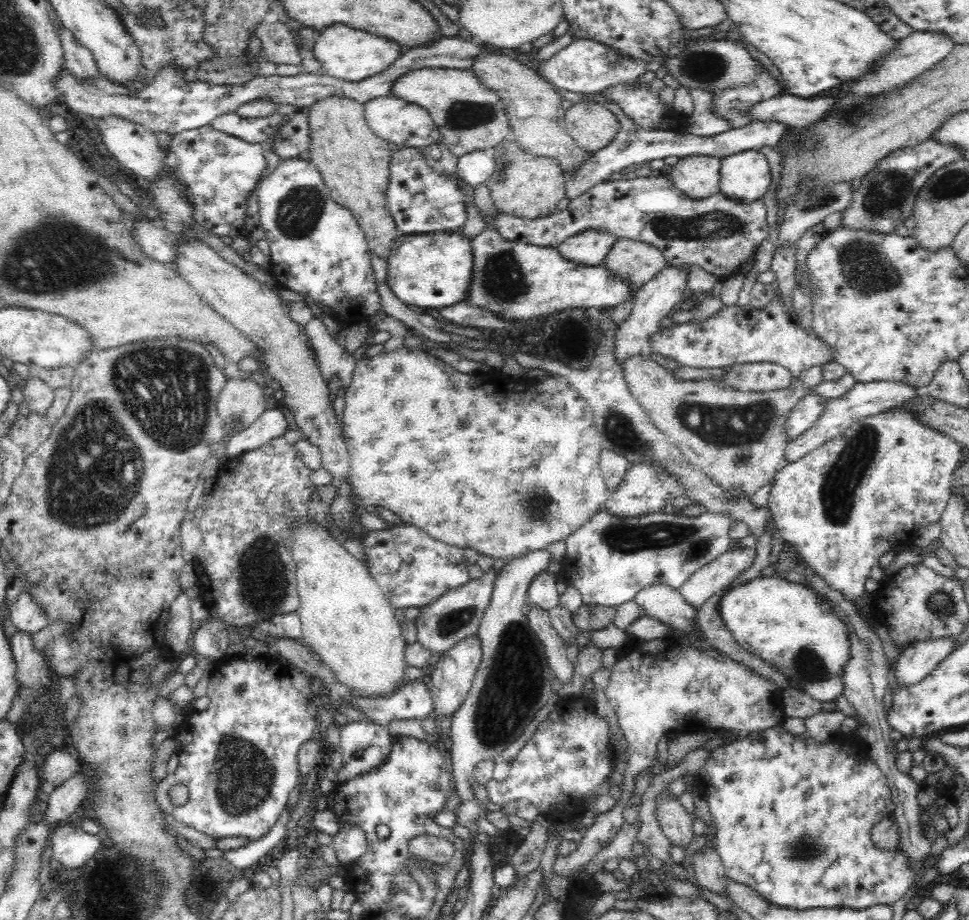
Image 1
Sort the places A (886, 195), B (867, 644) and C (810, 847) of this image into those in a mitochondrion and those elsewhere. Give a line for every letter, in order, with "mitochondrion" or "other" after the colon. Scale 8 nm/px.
A: mitochondrion
B: mitochondrion
C: mitochondrion

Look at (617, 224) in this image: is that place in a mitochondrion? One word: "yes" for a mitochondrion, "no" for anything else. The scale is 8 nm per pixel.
no

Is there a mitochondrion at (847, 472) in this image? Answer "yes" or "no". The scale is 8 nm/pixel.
yes

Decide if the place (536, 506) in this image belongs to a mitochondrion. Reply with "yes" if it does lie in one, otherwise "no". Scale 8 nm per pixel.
yes

